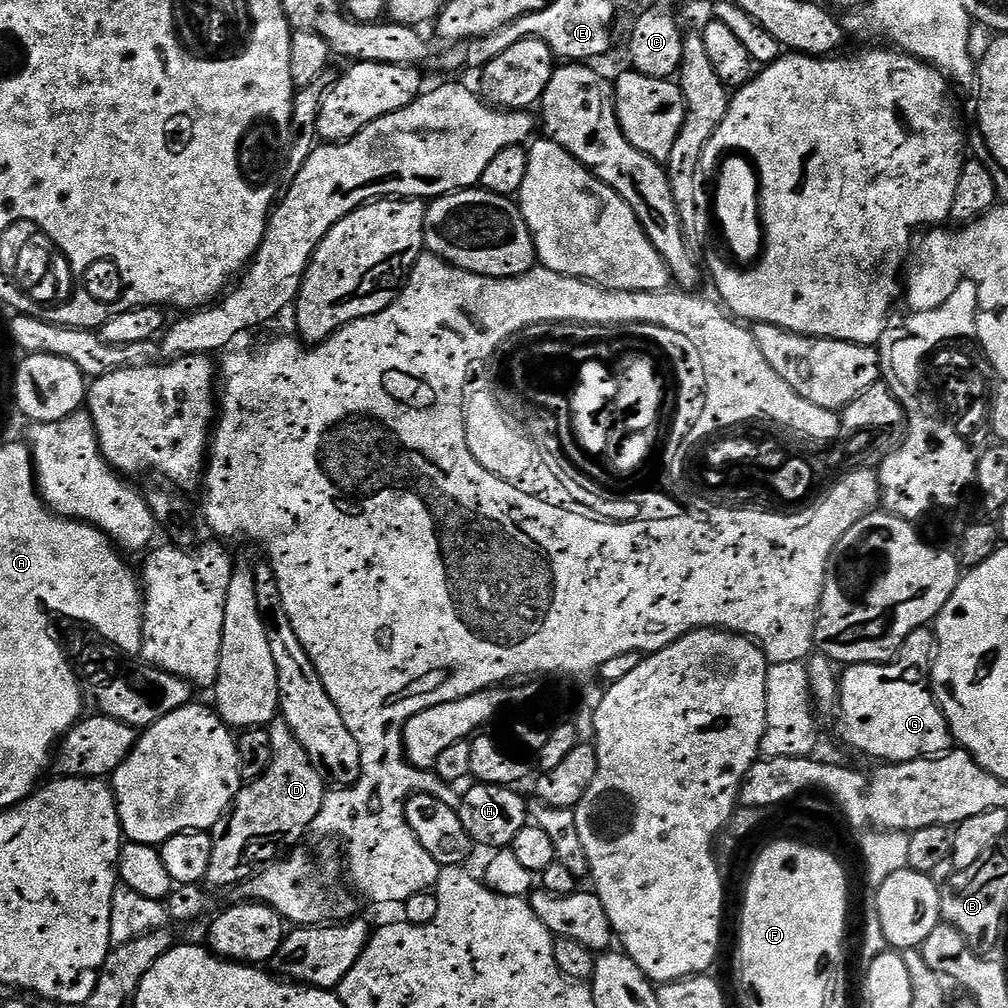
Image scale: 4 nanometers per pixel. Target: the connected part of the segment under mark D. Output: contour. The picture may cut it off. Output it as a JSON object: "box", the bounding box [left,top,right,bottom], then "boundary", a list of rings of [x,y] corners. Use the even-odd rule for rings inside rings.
{"box":[206,718,326,889],"boundary":[[[277,718],[272,721],[268,728],[270,734],[270,750],[272,757],[268,768],[247,786],[241,787],[227,813],[223,823],[218,823],[210,829],[212,838],[212,853],[210,854],[210,866],[206,877],[209,889],[232,888],[243,885],[249,876],[253,875],[254,867],[244,857],[244,851],[251,846],[255,840],[281,840],[284,844],[296,844],[304,835],[309,835],[314,818],[318,818],[318,810],[322,810],[322,802],[326,795],[326,781],[314,770],[310,758],[306,758],[306,750],[298,742],[298,738],[290,730],[286,721]]]}

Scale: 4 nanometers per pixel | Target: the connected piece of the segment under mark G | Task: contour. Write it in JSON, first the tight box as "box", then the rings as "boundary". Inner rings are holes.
{"box":[839,626,953,764],"boundary":[[[925,626],[914,630],[895,653],[893,659],[882,664],[849,664],[839,677],[840,736],[856,752],[873,756],[876,762],[905,764],[911,760],[926,760],[953,751],[952,731],[930,687],[930,669],[936,654],[936,633]]]}

